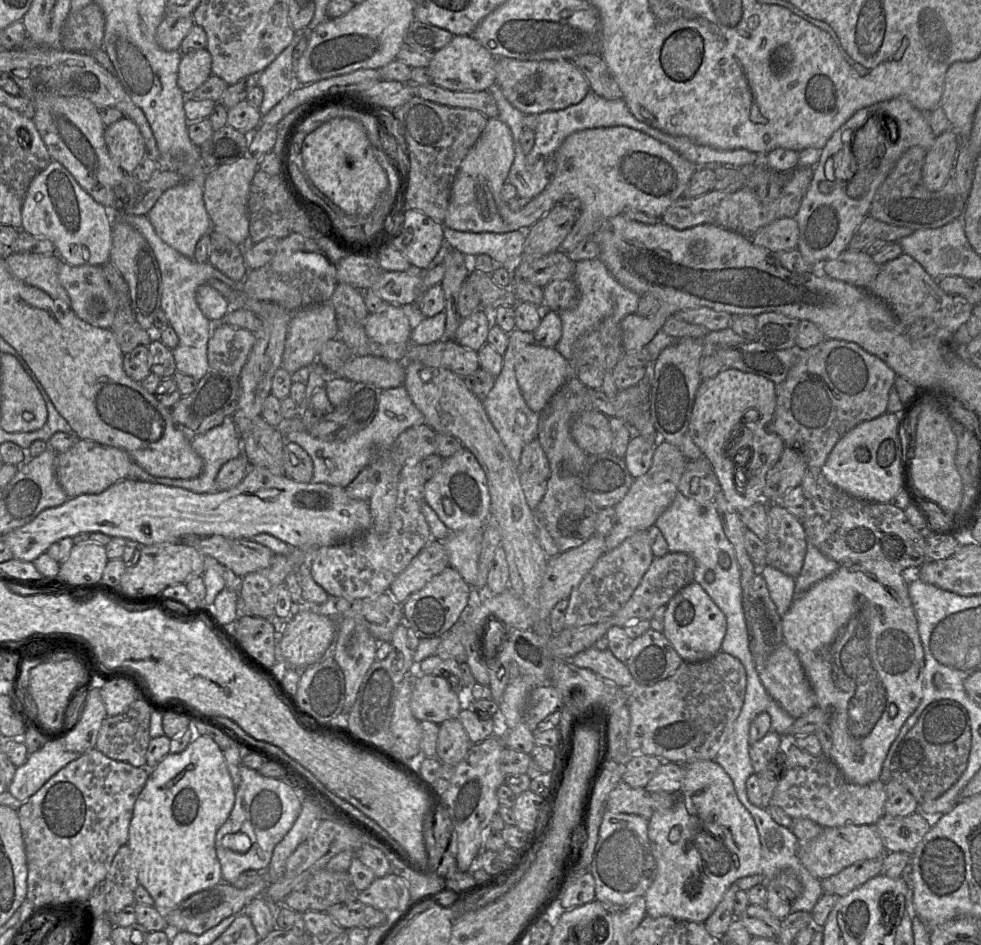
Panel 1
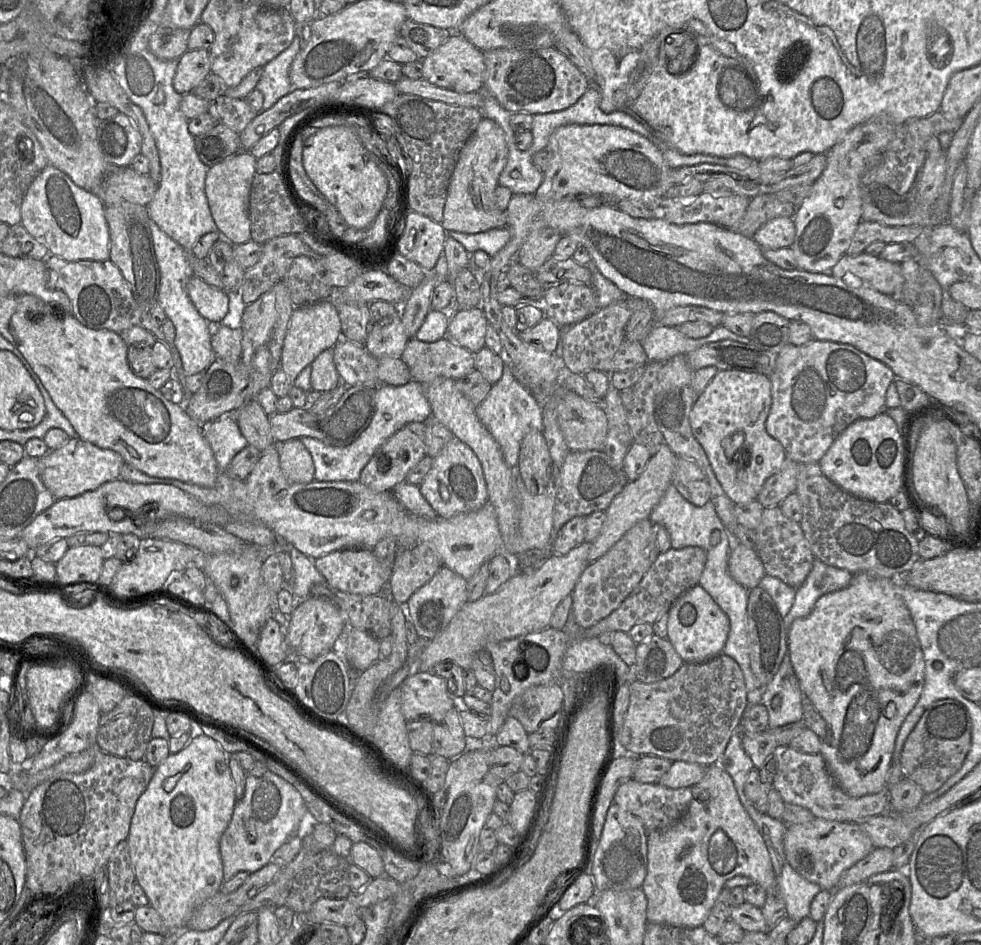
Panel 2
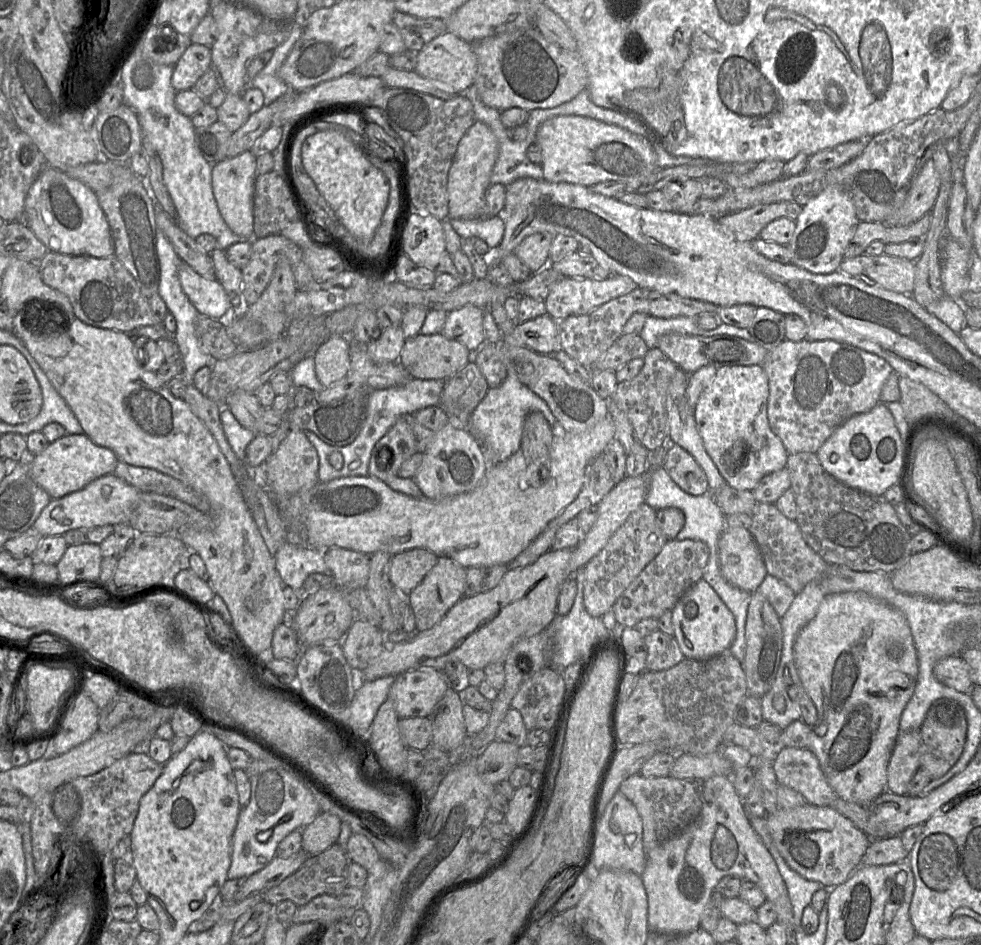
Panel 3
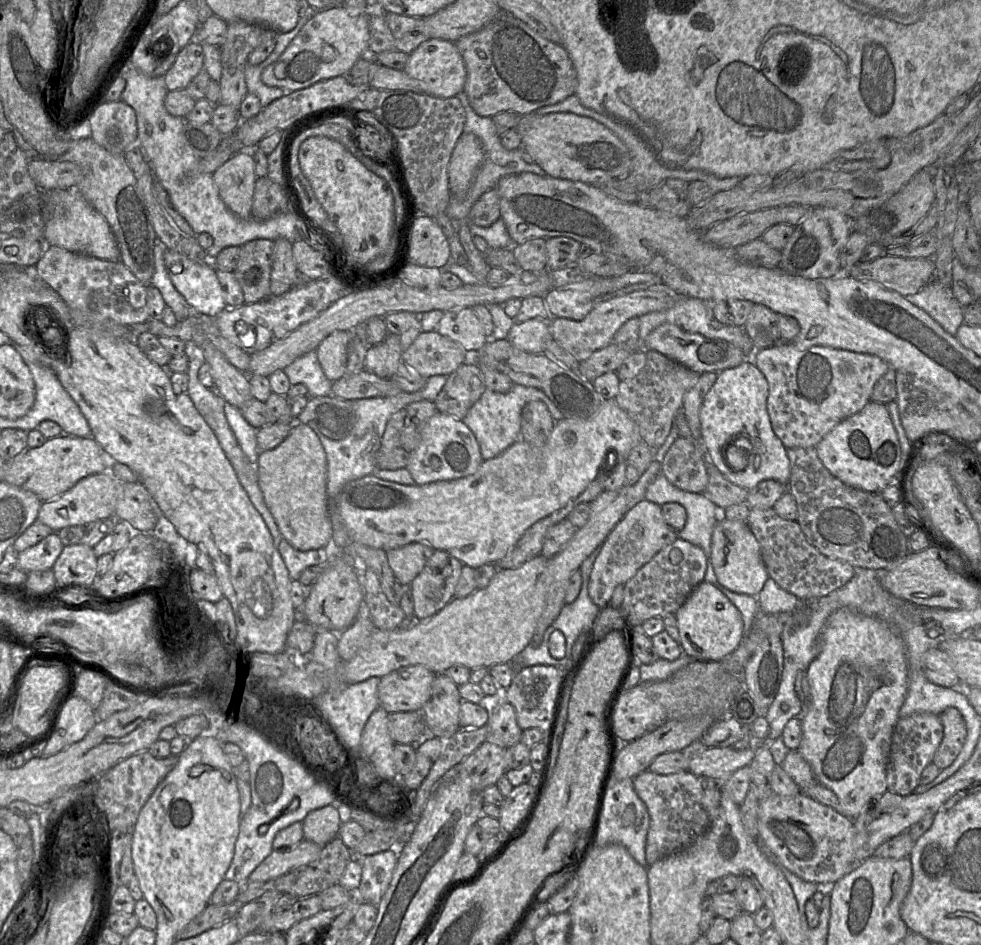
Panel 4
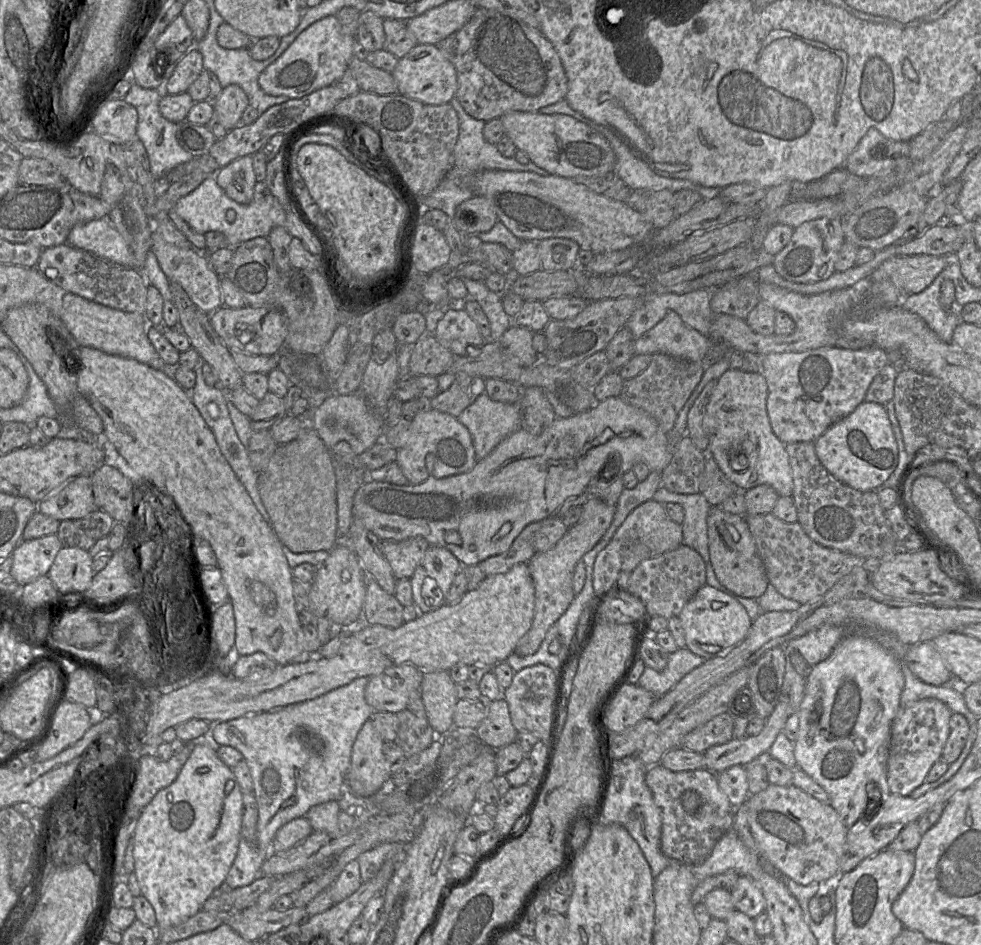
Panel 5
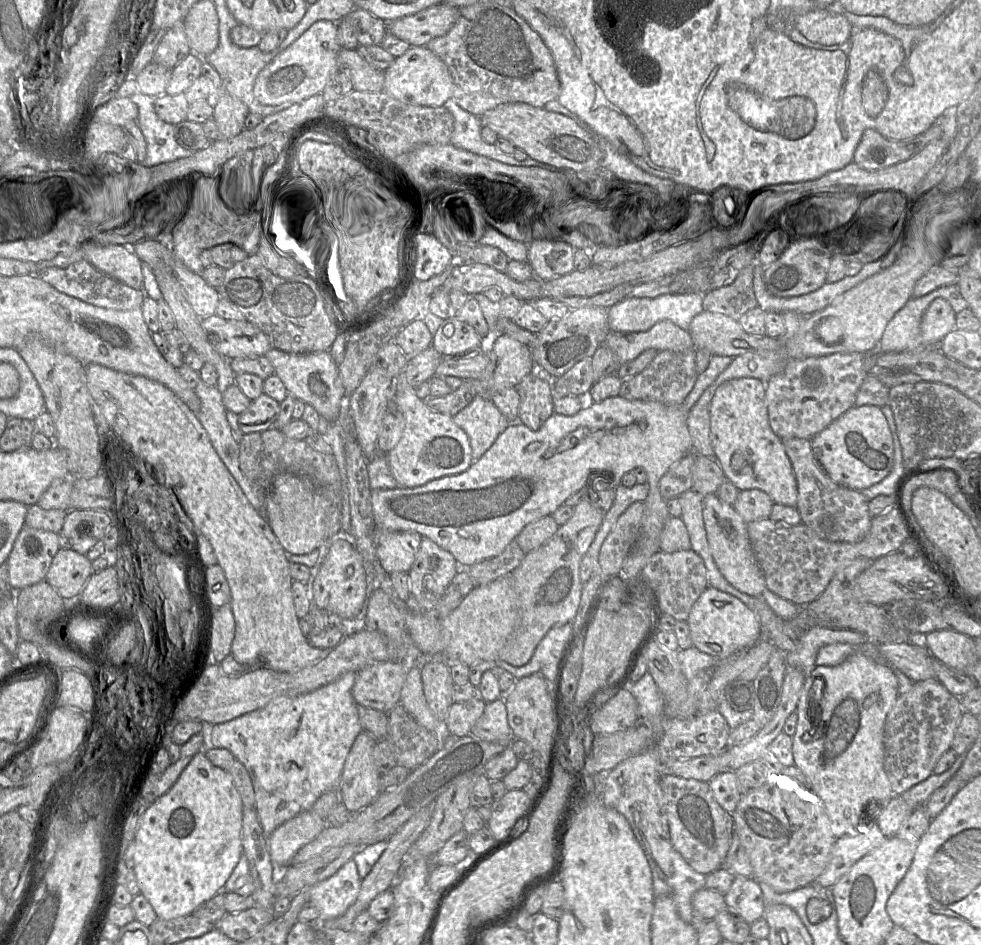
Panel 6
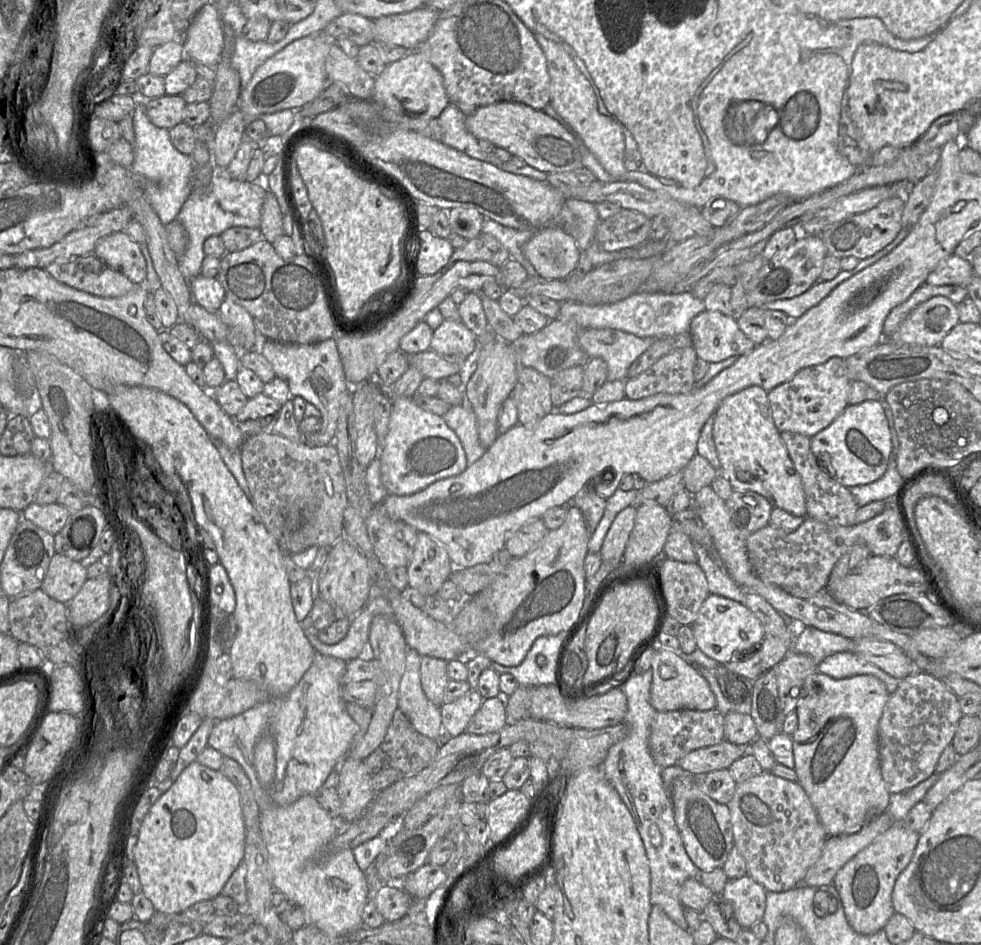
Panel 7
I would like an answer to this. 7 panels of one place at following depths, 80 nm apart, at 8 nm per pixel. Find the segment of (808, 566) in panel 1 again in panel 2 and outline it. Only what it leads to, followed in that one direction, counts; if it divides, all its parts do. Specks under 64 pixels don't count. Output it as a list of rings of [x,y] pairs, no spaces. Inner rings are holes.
[[[815,558],[806,580],[796,589],[791,609],[783,617],[786,628],[794,620],[807,616],[822,595],[848,586],[853,575],[848,570],[828,565]]]

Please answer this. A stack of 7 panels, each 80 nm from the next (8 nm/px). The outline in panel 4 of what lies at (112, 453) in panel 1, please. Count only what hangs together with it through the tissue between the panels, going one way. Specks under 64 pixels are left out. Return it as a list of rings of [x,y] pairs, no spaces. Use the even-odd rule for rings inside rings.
[[[62,434],[47,439],[41,447],[27,448],[11,461],[2,463],[2,480],[33,492],[41,501],[48,501],[61,496],[87,476],[108,472],[116,462],[92,437],[77,437]]]

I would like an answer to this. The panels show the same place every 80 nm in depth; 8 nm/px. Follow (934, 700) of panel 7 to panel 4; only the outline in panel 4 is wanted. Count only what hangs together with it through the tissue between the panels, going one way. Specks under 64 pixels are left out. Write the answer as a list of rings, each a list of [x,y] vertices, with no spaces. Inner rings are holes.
[[[915,713],[899,718],[892,737],[887,764],[887,790],[907,796],[914,792],[926,766],[932,763],[934,755],[943,739],[943,725],[939,715]]]

